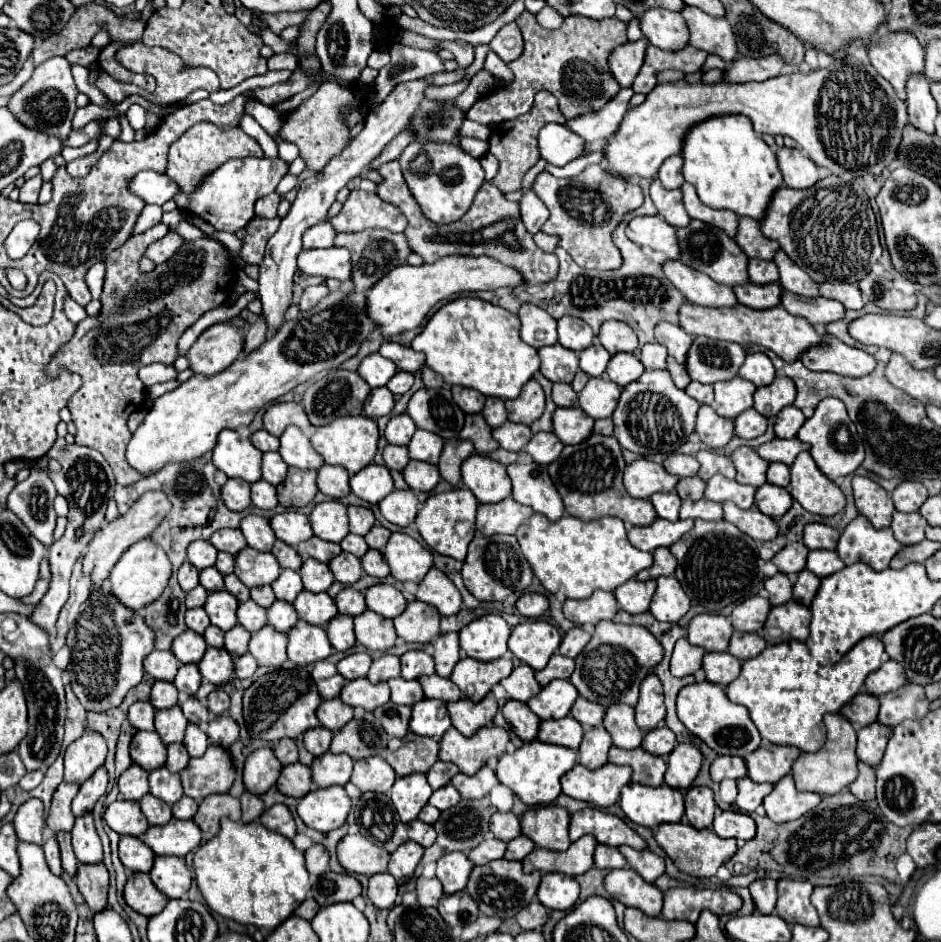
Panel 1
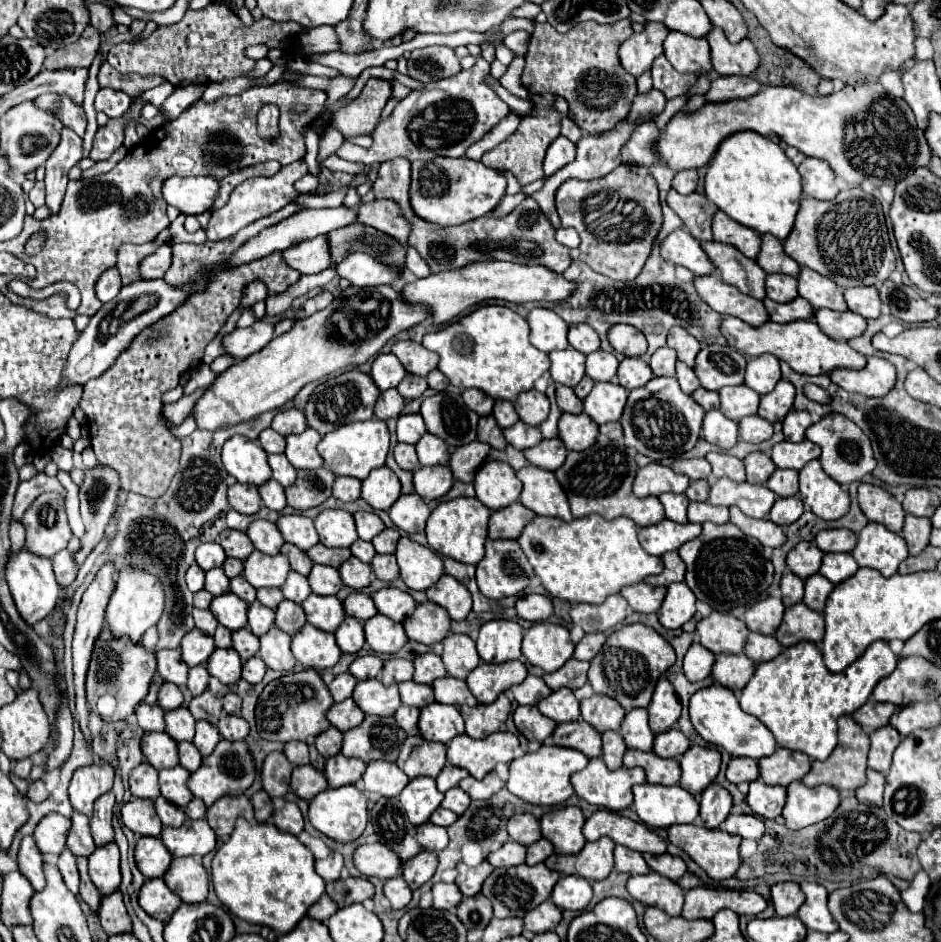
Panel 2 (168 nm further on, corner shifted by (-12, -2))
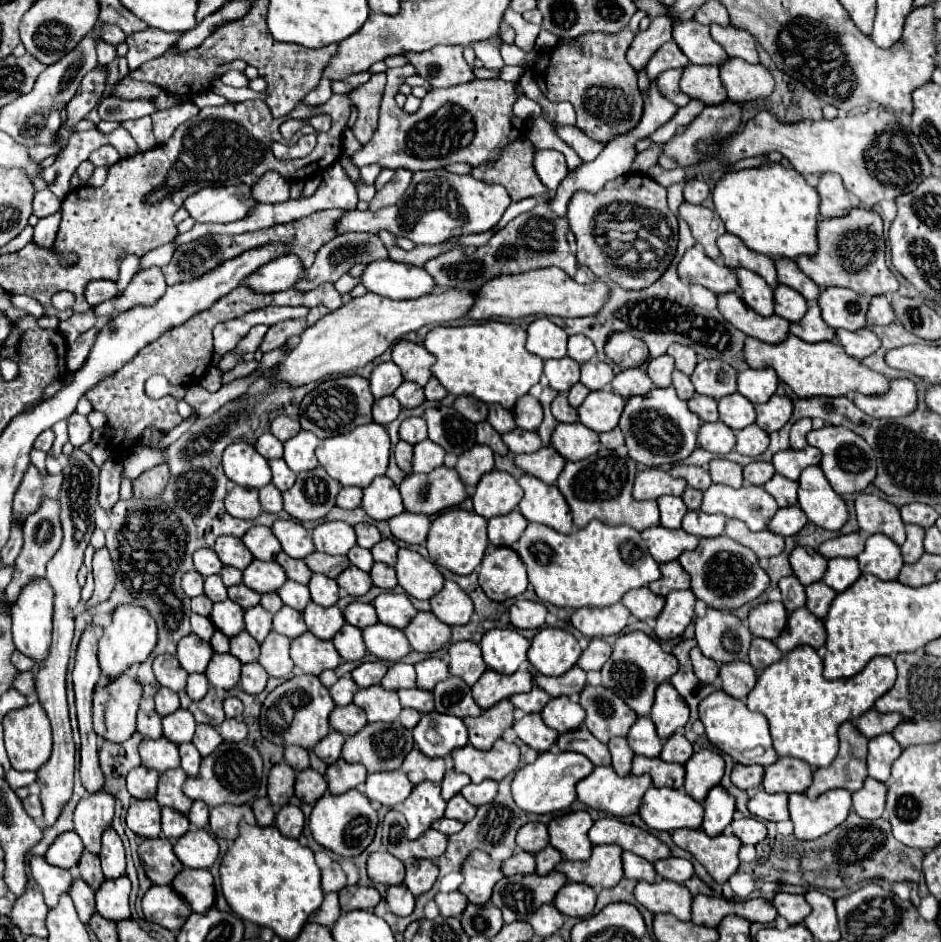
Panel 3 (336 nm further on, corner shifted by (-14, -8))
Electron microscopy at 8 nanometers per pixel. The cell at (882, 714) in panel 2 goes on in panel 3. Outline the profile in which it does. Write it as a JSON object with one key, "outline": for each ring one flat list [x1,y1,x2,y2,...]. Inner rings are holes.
{"outline":[[872,707,864,715,860,715,854,723,856,723,858,731,862,731,864,737,872,739,882,733,892,733,900,721,902,721,902,717,898,713,880,713]]}

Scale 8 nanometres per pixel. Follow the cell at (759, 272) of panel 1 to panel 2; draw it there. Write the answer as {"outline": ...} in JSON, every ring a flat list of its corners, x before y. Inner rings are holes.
{"outline":[[774,273,774,275,766,277,766,291,772,301,788,303,798,295,798,285,796,285,794,277]]}

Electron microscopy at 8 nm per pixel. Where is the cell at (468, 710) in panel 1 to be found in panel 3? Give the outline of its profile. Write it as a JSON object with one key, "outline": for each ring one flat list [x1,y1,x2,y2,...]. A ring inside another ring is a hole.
{"outline":[[504,699,494,707,482,711,480,717,464,717,464,723,470,733,470,743,476,749,490,749,496,739,502,737,504,729,514,723,514,705]]}

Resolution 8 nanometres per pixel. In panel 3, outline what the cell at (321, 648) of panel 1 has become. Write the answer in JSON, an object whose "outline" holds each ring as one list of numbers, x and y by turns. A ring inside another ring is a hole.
{"outline":[[310,631,292,641,290,657,296,667,304,673,320,675,326,669,336,669,340,665,340,655,332,641,322,641]]}

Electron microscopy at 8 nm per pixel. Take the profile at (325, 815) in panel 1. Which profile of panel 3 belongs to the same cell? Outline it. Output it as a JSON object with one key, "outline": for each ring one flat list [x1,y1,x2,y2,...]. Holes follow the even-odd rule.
{"outline":[[358,789,346,791,344,795,330,795,326,793,312,809,312,815,308,819,308,827,312,831,312,837,326,849,348,857,348,855,360,855,374,839,378,825,376,809,370,805,368,797,360,793]]}

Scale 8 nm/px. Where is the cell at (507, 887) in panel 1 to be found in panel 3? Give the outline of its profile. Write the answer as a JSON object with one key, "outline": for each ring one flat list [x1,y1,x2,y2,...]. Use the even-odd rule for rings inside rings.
{"outline":[[550,871,548,875,504,877,494,885,490,903,502,911,504,923,528,921,538,907,554,901,554,895,566,881,568,879,558,871]]}

